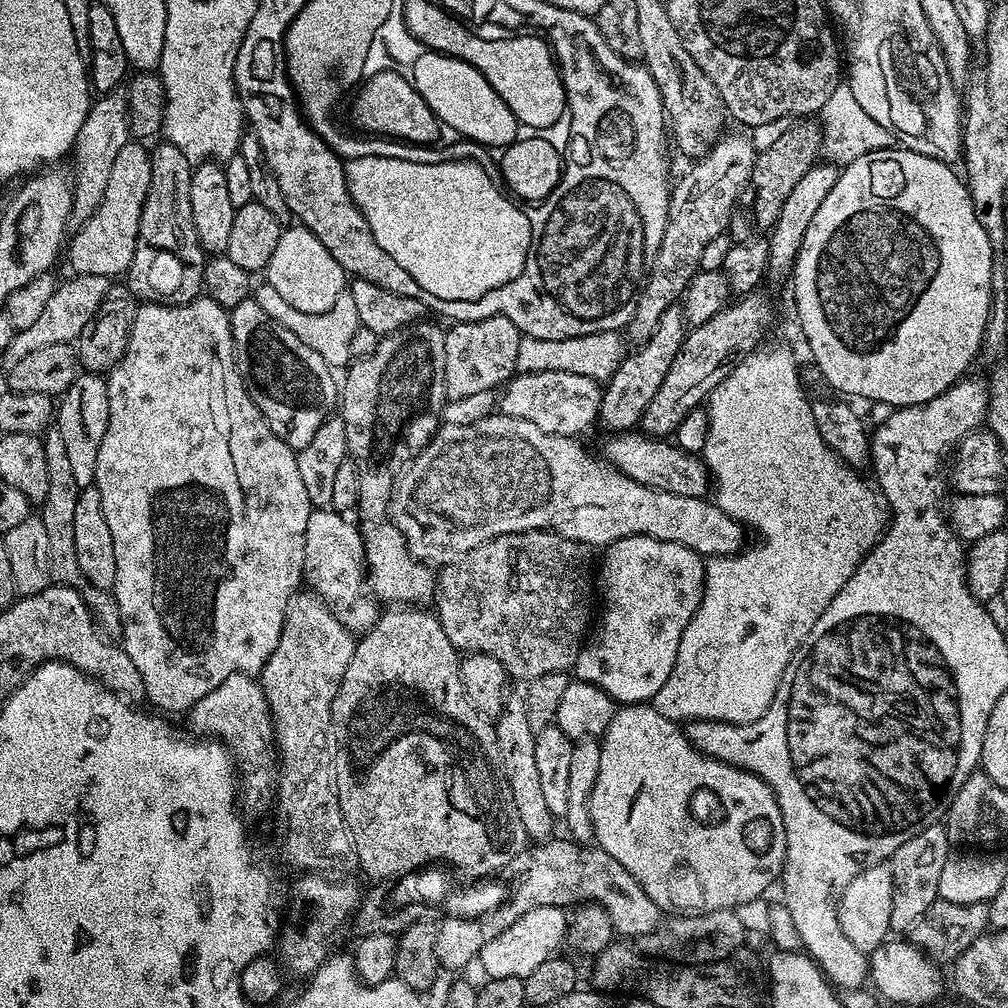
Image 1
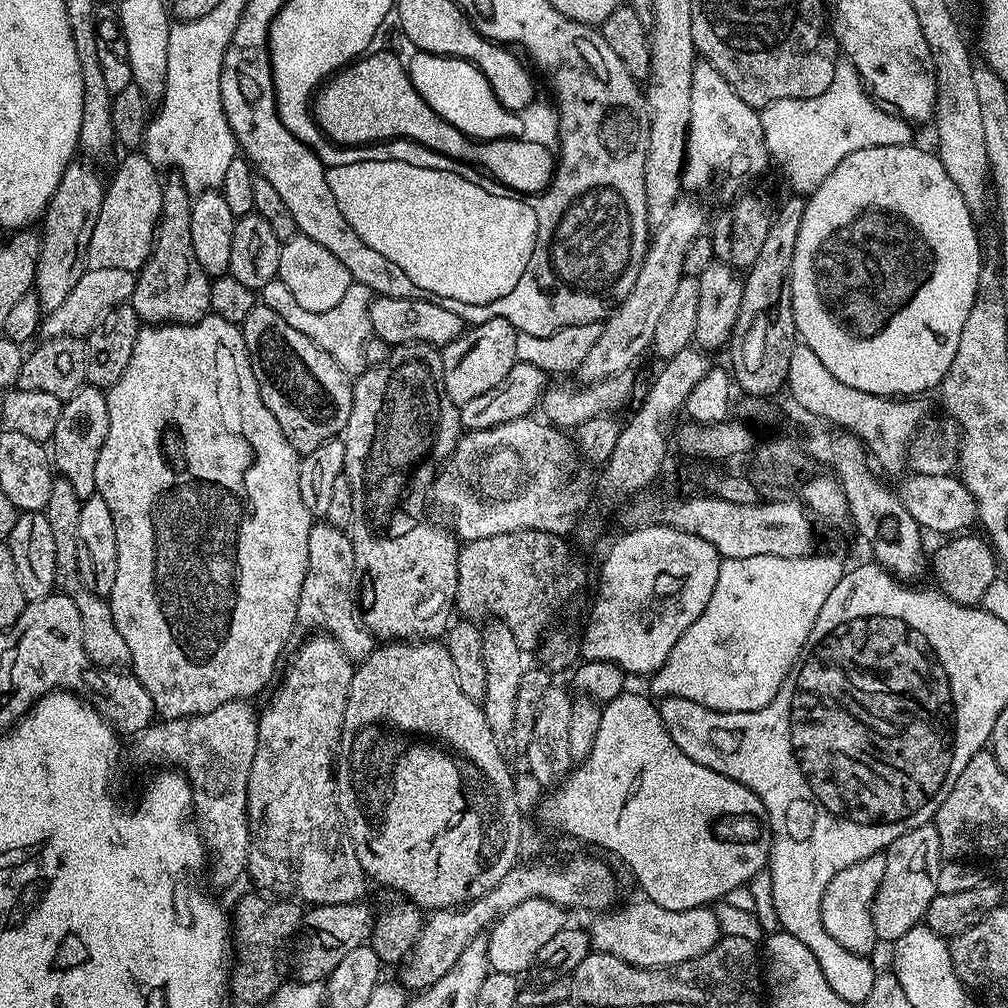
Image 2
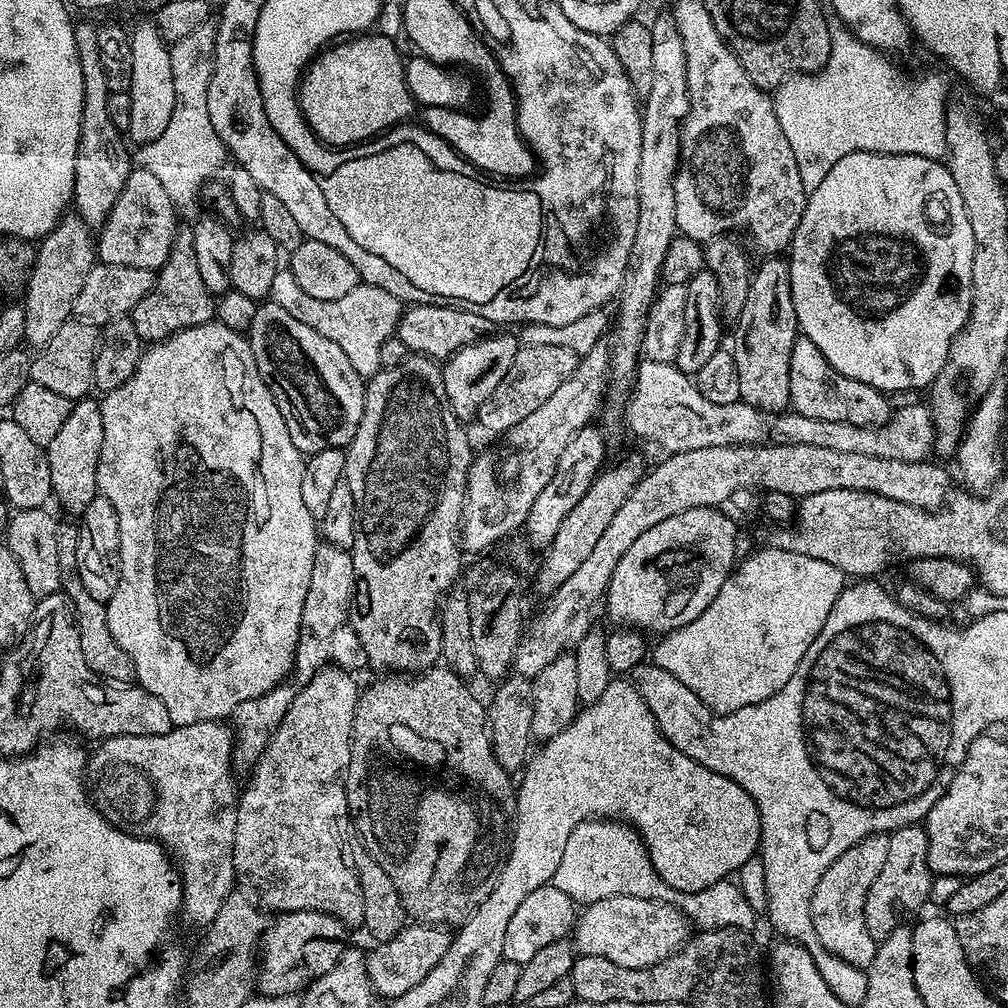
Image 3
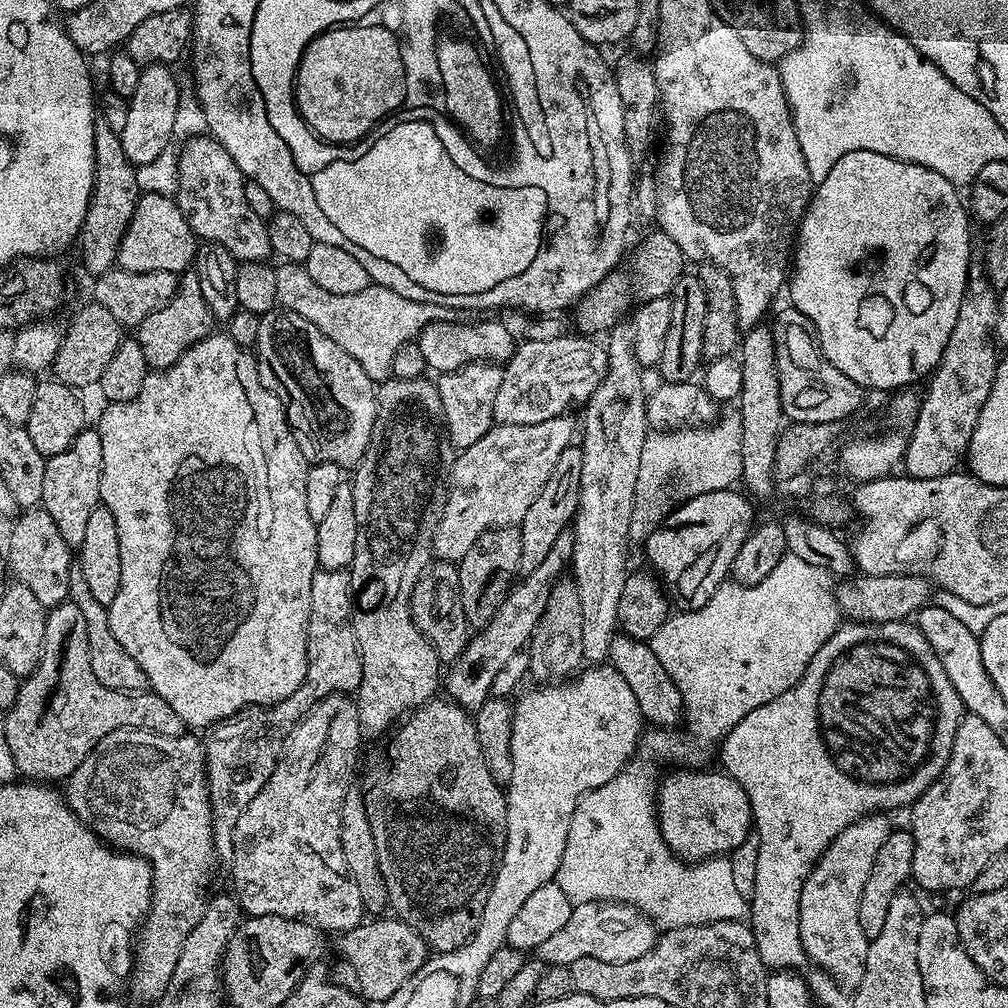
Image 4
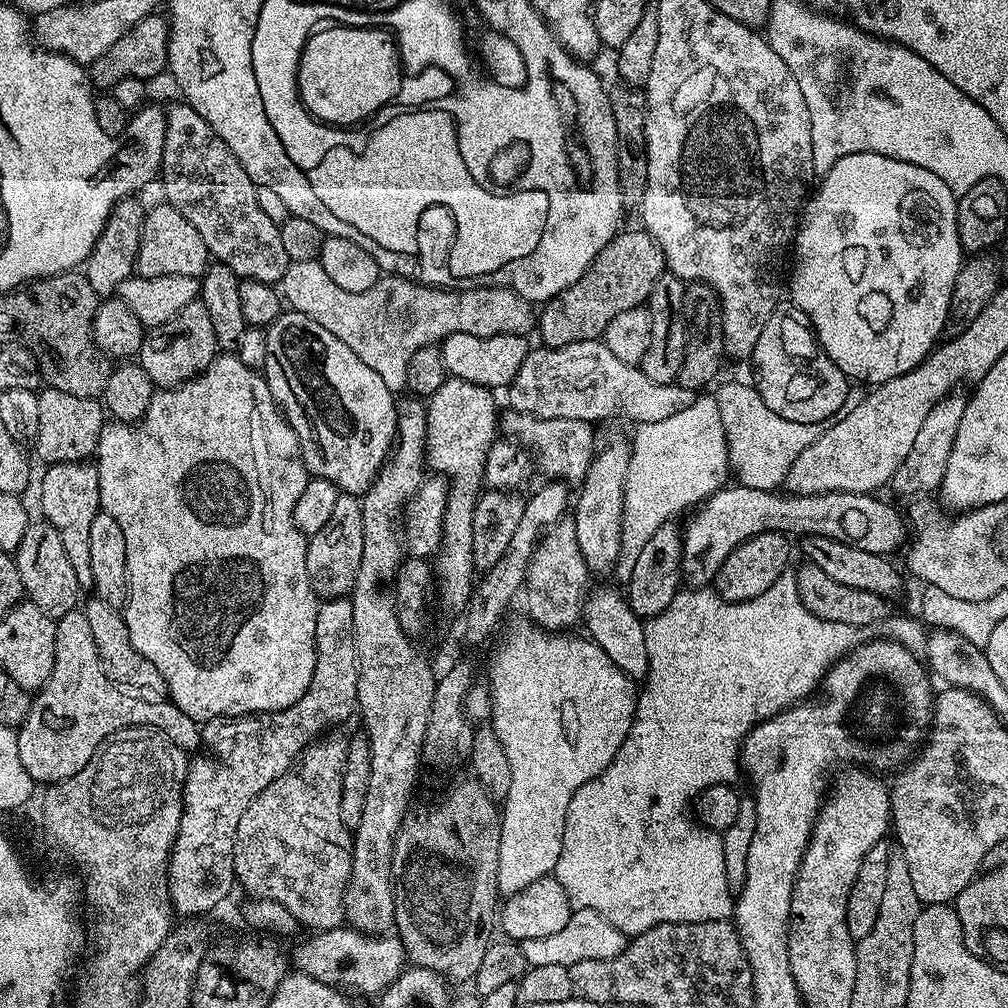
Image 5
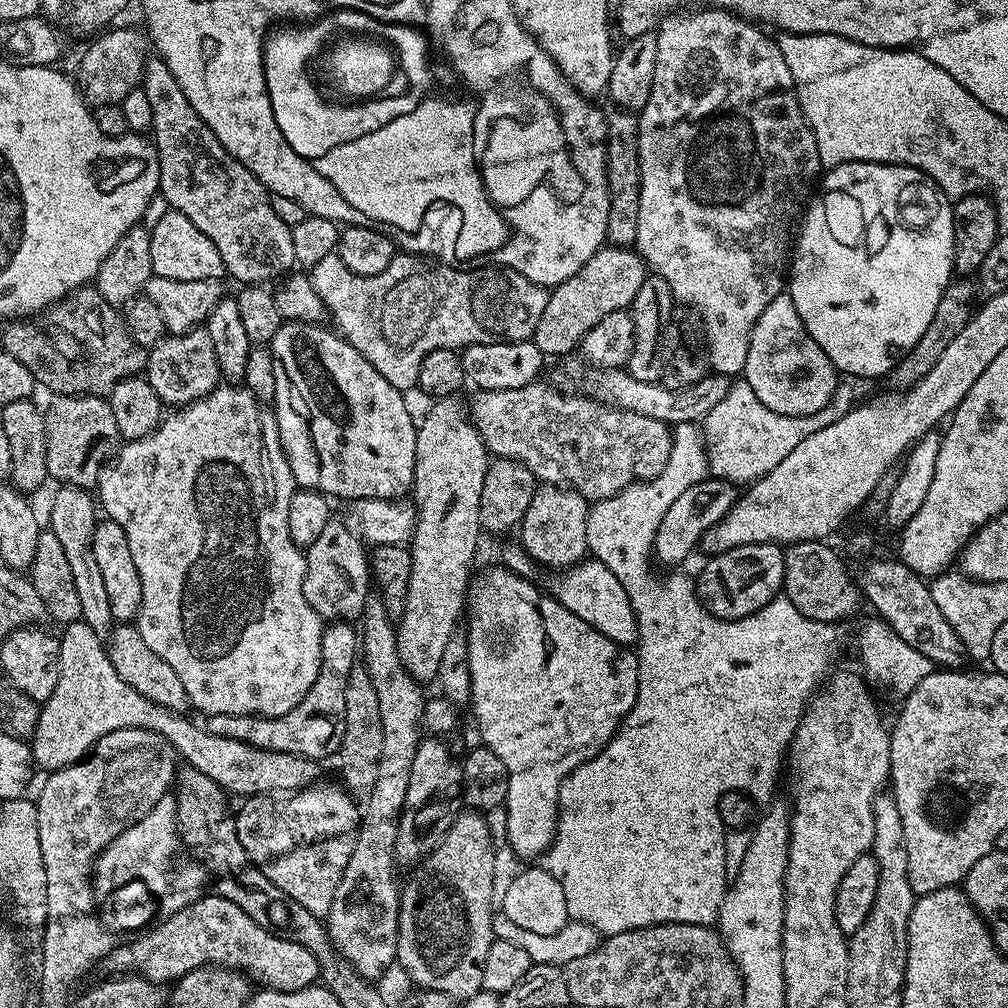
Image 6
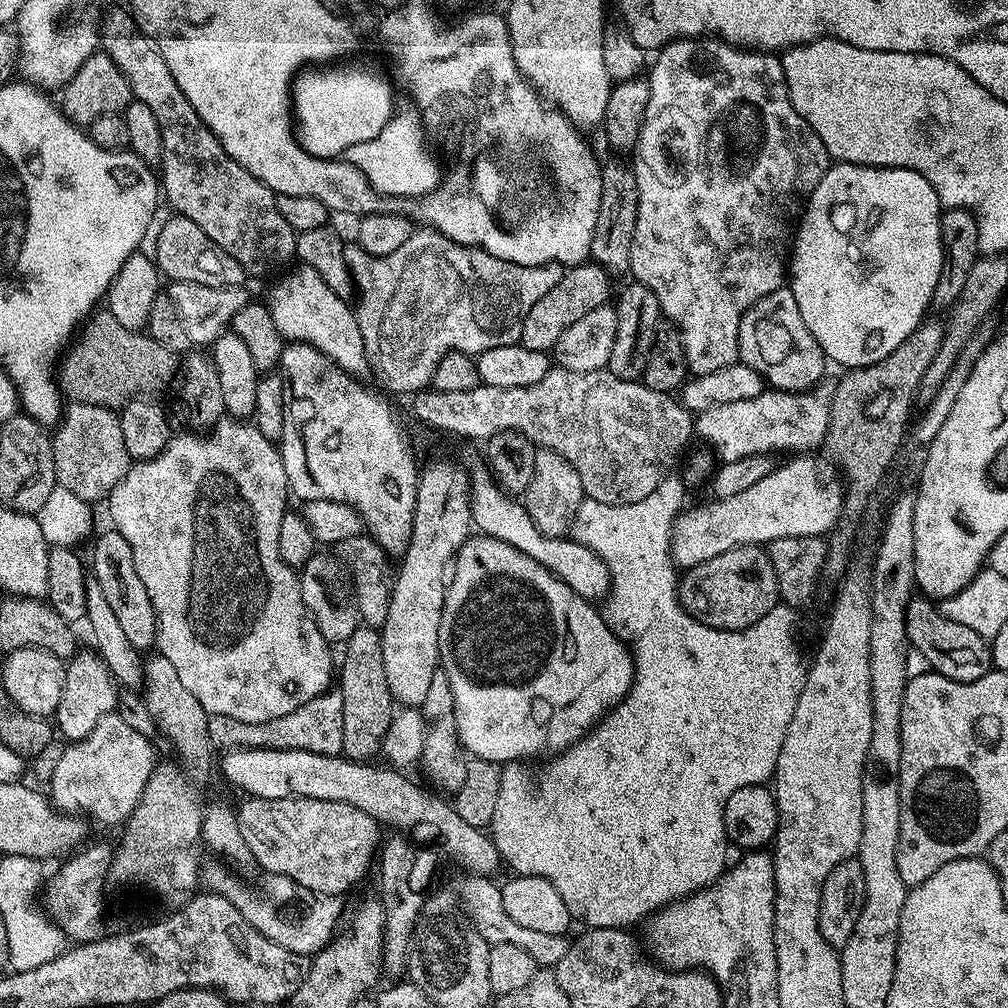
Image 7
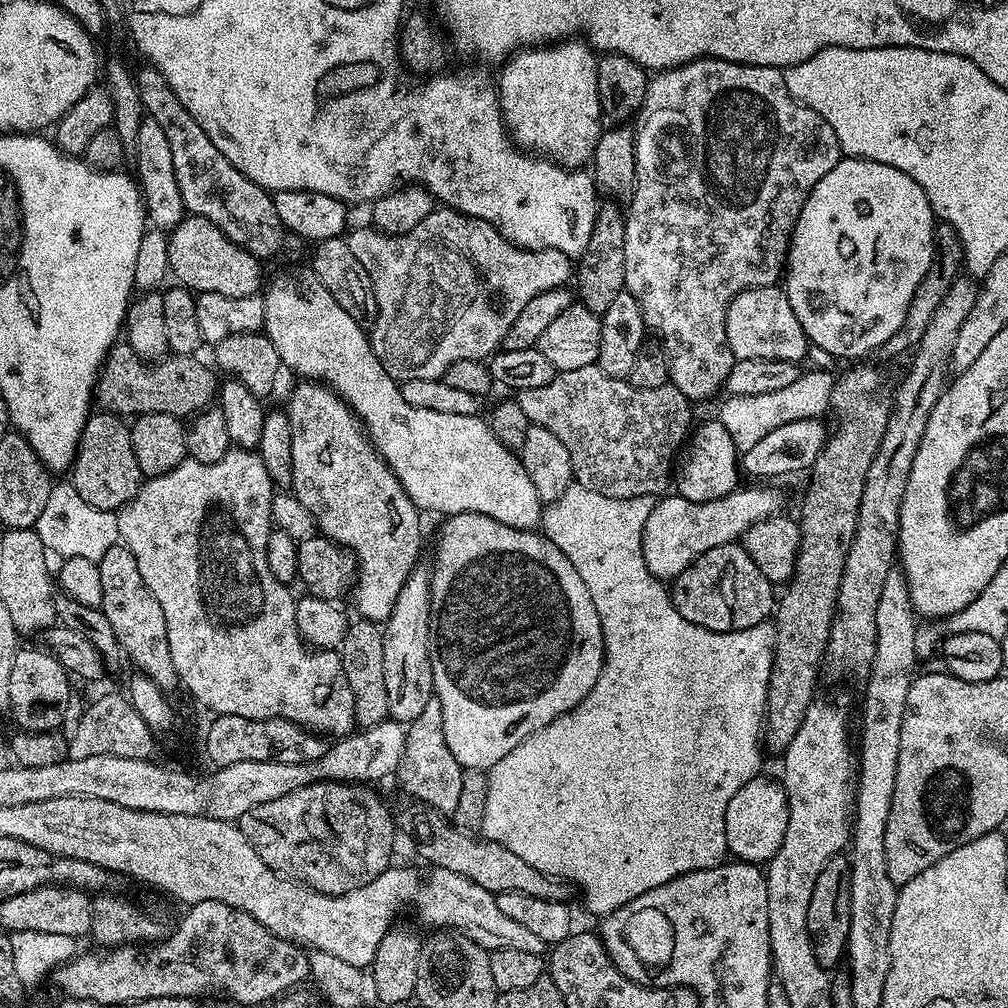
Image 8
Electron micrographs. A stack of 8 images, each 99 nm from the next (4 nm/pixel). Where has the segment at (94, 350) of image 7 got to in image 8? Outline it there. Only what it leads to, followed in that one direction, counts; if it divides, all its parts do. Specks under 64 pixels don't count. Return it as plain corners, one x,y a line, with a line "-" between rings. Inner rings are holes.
117,342
112,345
104,367
100,369
94,400
103,411
115,412
121,418
135,418
145,412
191,418
217,399
217,373
209,368
196,356
175,354
169,354
156,363
145,362
132,353
129,344

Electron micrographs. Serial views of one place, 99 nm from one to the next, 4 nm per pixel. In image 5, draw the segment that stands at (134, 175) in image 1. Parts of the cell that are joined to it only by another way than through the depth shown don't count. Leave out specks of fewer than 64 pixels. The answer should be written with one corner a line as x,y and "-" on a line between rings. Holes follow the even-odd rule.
165,202
162,206
154,206
154,210
145,212
135,275
146,278
162,278
166,274
186,274
199,278
204,275
204,270
209,263
208,247
206,242
202,242
202,234
198,234
198,230
194,230
194,226
190,226
190,222
186,222
186,218
182,218
182,214
173,204

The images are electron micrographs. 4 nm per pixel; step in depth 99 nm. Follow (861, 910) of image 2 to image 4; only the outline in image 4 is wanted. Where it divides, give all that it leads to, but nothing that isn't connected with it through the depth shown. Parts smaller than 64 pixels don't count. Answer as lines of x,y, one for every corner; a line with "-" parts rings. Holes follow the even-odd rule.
873,814
863,816
850,826
846,826
846,830
842,830
838,838
834,838
834,842
830,842
828,849
820,855
802,886
802,898
798,906
798,930
802,934
802,946
809,961
817,969
828,972
843,988
849,990
860,987
862,974
866,970
869,940
866,934
862,934
862,925
858,923
858,902
862,902
862,886
866,886
870,870
874,870
874,858
878,858
882,842
886,842
886,838
890,838
894,830
894,824
891,824
888,818
884,814

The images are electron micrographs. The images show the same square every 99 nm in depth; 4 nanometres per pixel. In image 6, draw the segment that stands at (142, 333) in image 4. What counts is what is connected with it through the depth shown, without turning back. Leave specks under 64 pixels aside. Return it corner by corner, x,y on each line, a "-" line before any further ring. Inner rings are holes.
207,327
165,335
153,348
147,349
146,378
150,386
154,386
154,394
158,394
161,405
164,406
193,404
194,401
209,396
215,388
221,387
218,358
214,354
214,342
210,339

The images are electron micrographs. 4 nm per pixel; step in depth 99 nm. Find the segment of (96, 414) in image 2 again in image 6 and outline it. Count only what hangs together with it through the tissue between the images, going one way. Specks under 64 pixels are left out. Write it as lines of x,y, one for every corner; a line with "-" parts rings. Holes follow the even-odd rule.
60,486
57,489
52,496
52,509
48,512
48,520
46,516
46,524
54,538
58,538
58,543
62,545
70,571
74,574
74,586
78,589
78,598
82,601
80,619
86,622
86,626
90,626
90,630
104,638
112,631
114,621
110,614
106,585
98,561
94,558
94,530
98,523
98,508
94,503
93,493
87,488

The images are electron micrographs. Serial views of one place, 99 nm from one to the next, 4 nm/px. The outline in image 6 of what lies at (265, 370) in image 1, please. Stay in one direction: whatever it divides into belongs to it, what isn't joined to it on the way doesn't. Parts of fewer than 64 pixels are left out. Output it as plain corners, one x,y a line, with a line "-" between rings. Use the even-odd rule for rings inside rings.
302,320
284,322
270,341
274,358
274,415
297,485
332,498
373,496
395,500
407,497
413,491
418,424
415,419
412,421
412,412
404,401
405,393
390,386
343,336
331,327
320,327
324,326

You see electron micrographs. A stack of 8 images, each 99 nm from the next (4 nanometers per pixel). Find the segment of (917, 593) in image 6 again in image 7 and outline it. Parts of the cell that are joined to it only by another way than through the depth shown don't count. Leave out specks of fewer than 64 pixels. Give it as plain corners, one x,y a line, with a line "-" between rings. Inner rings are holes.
913,598
908,603
908,642
920,651
927,667
933,672
941,672
946,678
958,682
974,682
993,671
992,650
989,641
983,640
974,630
950,622
931,599
-
920,599
920,600
919,600

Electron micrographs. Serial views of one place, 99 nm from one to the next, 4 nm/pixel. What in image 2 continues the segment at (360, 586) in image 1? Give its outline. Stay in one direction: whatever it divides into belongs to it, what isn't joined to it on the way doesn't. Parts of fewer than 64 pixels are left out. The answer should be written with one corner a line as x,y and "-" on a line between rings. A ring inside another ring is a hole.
327,522
313,523
306,578
302,578
296,618
301,625
312,628
308,630
319,630
335,638
353,662
366,659
374,647
374,637
364,627
356,609
358,600
354,595
354,577
357,572
351,535

